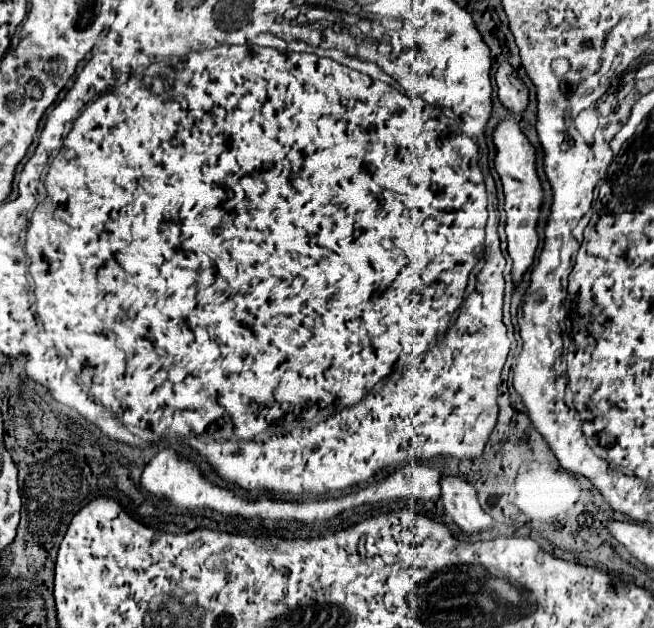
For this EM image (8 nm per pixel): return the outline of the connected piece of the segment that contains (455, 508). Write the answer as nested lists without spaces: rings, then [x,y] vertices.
[[[461,475],[441,477],[441,499],[445,513],[461,527],[463,533],[477,533],[495,525],[493,517],[481,509],[475,489]]]

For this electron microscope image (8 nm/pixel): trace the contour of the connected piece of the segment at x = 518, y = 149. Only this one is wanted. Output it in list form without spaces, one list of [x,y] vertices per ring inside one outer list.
[[[513,117],[501,119],[493,129],[493,145],[495,145],[495,171],[501,177],[503,193],[505,193],[505,235],[507,235],[507,251],[513,261],[513,283],[521,283],[523,273],[533,263],[535,249],[537,249],[537,217],[539,217],[539,205],[543,197],[543,189],[535,171],[535,149],[519,129],[517,121]]]

